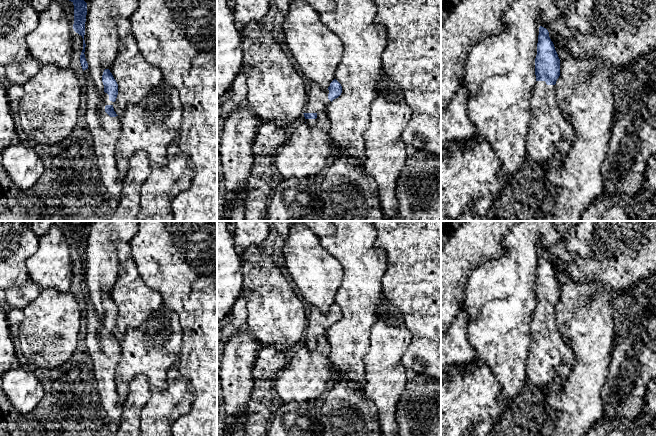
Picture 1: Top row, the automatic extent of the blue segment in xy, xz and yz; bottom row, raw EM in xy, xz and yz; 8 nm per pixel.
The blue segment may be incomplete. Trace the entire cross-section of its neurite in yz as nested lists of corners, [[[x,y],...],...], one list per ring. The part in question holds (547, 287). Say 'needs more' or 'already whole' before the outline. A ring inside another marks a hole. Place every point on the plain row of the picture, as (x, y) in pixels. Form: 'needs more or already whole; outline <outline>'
needs more; outline [[[542,250],[539,251],[535,299],[536,305],[531,316],[529,329],[526,386],[536,398],[544,400],[544,406],[546,408],[547,398],[554,380],[559,377],[561,380],[561,388],[563,388],[565,380],[570,374],[572,355],[567,348],[564,335],[556,319],[555,308],[560,300],[560,283],[549,261],[548,254]]]

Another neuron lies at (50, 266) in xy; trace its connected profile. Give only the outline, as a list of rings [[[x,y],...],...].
[[[52,225],[46,234],[39,237],[37,251],[26,260],[29,278],[40,289],[68,292],[73,277],[74,256],[60,227]]]

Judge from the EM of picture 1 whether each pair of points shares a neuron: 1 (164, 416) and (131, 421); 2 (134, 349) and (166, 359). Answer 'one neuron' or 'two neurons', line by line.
1: two neurons
2: one neuron

